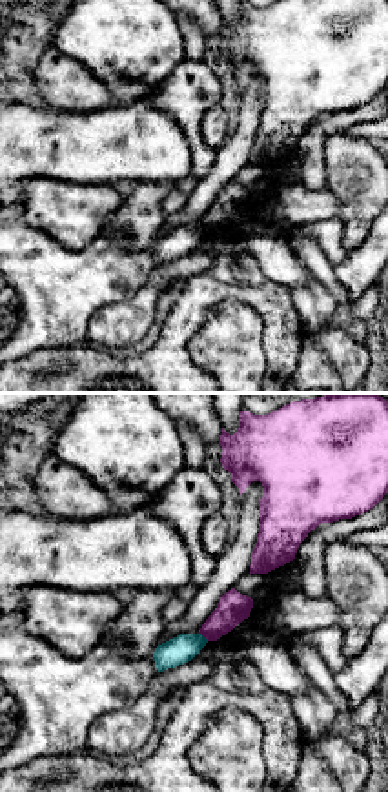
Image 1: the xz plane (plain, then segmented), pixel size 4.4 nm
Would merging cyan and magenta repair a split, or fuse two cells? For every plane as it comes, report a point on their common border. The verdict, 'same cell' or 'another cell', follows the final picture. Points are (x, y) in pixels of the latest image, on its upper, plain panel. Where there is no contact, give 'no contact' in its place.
contact (203, 228)

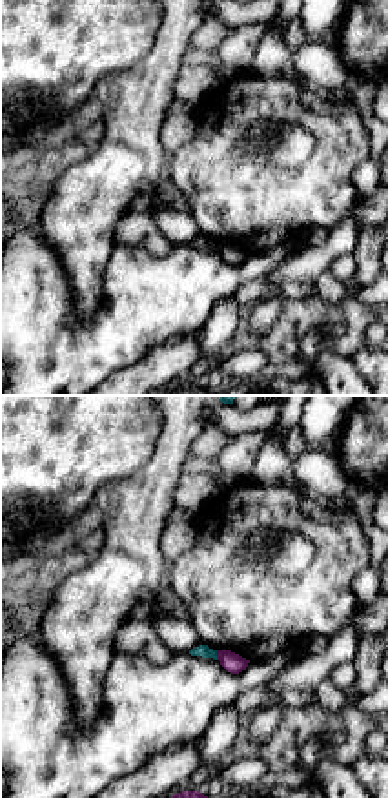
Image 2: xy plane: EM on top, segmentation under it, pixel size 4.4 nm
contact (215, 246)

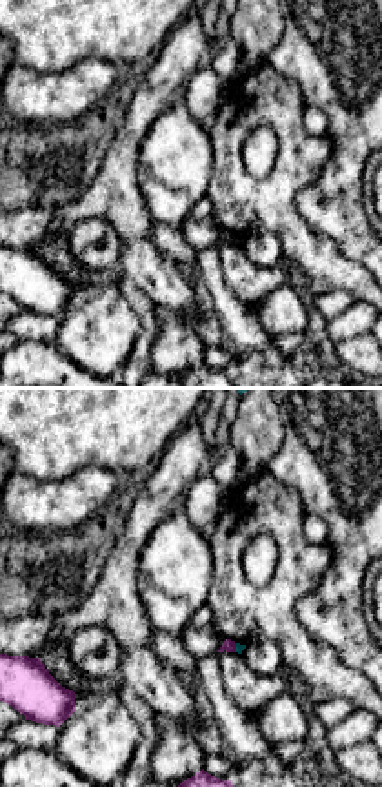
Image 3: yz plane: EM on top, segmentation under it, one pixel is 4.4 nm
contact (237, 239)

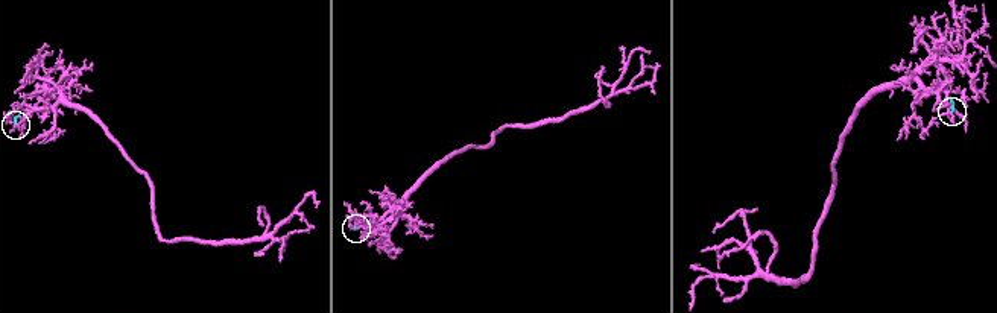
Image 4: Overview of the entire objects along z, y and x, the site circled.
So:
another cell

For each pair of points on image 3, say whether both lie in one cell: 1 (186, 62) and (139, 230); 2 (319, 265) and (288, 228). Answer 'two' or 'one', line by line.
1: one
2: one

